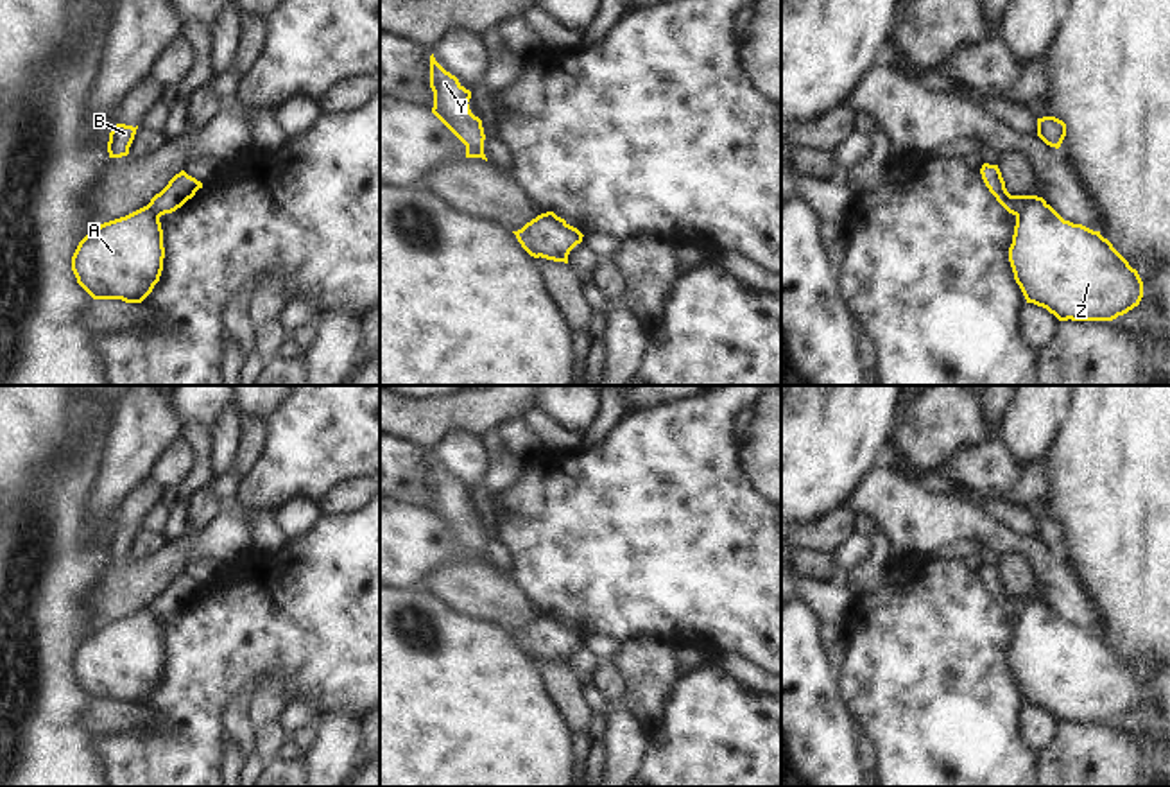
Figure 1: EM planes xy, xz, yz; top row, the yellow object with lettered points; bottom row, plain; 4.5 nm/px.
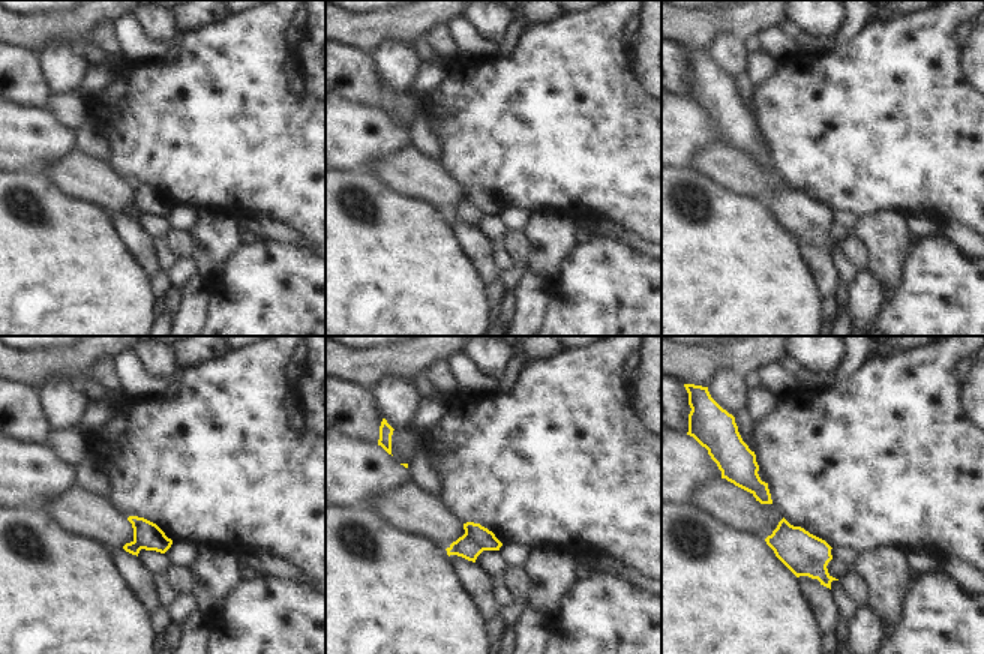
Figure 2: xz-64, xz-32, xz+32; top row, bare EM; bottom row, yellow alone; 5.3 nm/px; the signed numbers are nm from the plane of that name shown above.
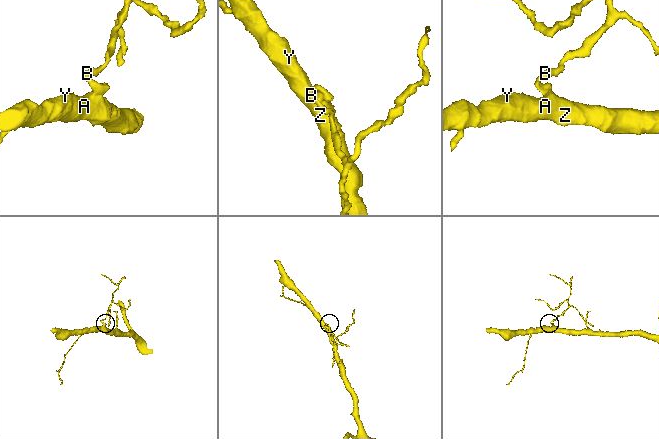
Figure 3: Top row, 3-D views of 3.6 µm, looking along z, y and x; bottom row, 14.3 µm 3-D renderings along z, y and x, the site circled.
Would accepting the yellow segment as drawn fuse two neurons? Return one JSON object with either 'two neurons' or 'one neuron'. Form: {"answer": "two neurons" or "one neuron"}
{"answer": "two neurons"}

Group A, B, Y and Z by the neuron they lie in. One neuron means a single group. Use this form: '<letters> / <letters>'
A Y Z / B

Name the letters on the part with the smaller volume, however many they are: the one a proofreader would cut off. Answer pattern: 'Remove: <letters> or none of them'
Remove: B

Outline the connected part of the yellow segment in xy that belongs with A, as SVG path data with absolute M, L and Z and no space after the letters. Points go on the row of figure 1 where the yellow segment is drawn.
M147 206L90 228L72 256L77 283L93 299L142 303L163 271L163 229Z

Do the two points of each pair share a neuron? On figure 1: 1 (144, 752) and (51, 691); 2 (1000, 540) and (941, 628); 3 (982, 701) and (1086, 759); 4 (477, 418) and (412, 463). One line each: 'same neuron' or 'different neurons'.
1: different neurons
2: different neurons
3: different neurons
4: different neurons

